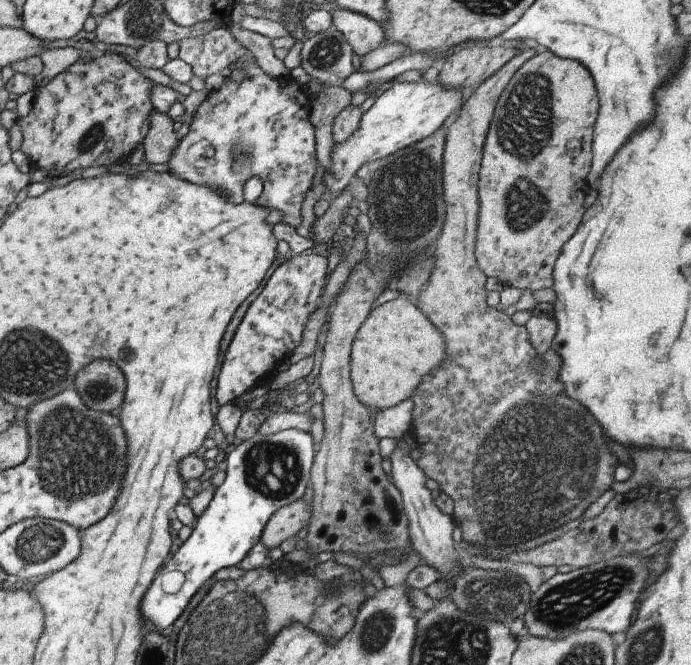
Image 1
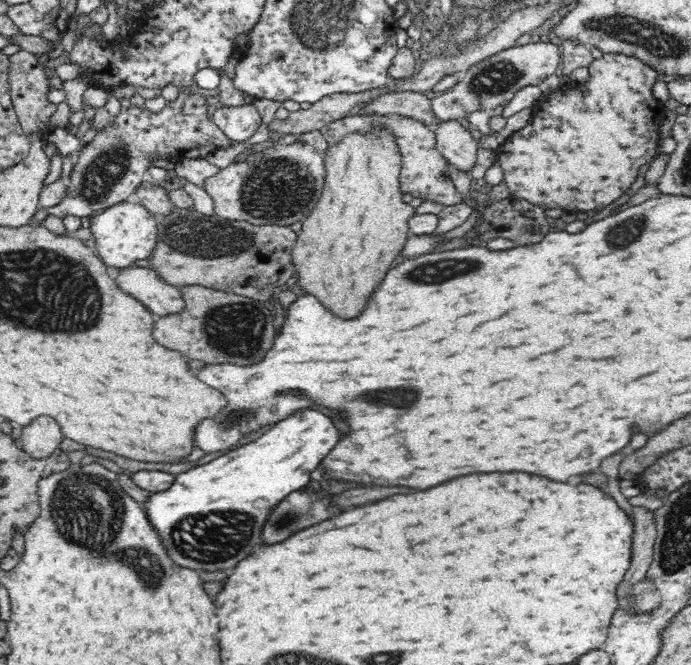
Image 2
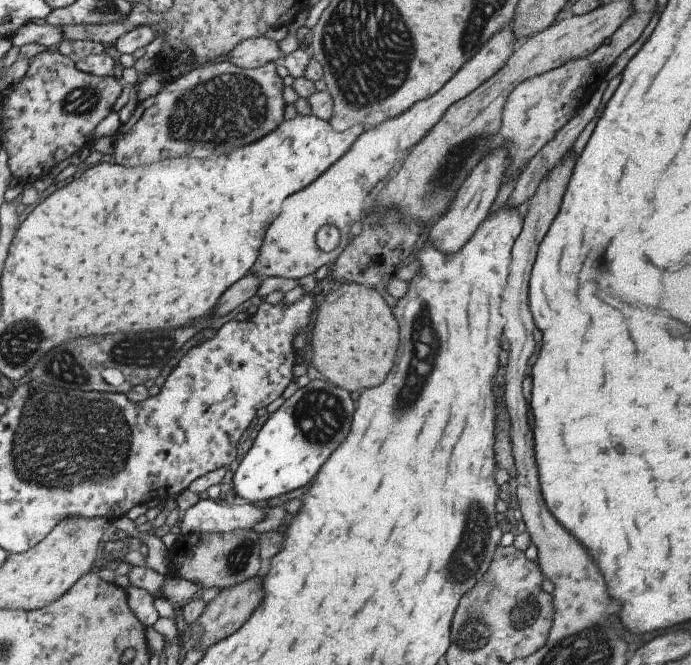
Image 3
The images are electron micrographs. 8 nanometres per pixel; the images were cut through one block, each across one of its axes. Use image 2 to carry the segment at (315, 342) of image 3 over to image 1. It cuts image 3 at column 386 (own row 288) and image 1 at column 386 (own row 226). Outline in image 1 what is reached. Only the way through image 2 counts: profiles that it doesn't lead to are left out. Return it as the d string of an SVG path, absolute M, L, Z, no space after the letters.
M399 296L371 309L359 325L350 346L350 381L357 400L366 407L386 409L411 396L423 378L444 360L444 344L414 300Z

